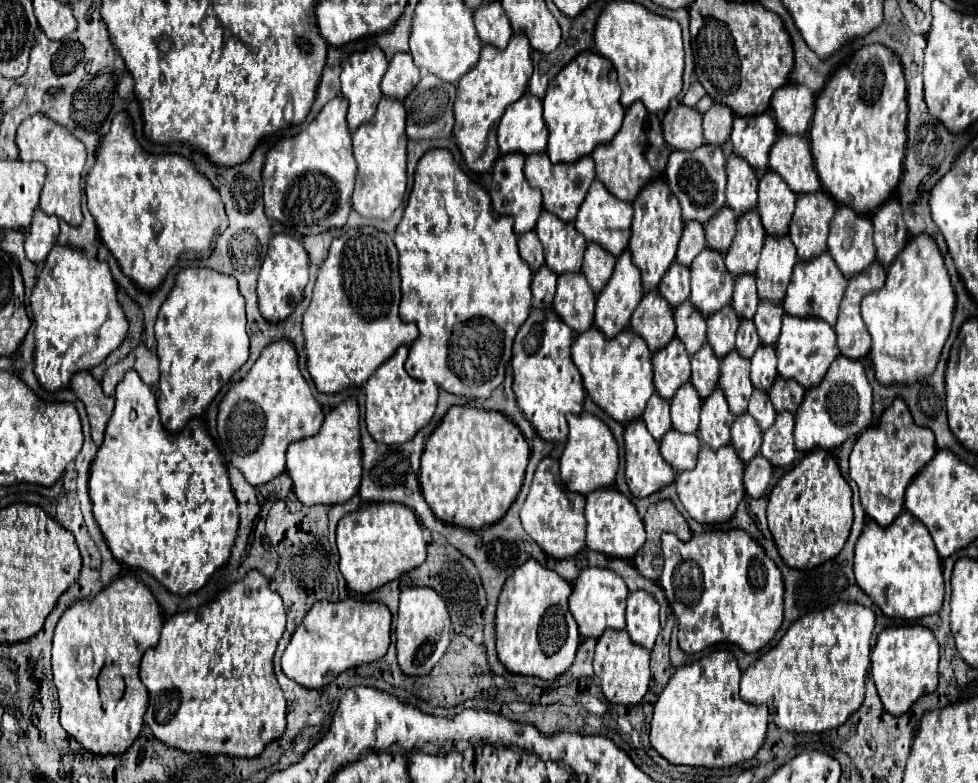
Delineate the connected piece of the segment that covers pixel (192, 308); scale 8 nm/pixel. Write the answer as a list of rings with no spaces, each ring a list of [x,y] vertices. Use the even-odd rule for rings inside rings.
[[[186,267],[178,273],[174,289],[160,307],[156,319],[156,343],[160,359],[160,383],[158,383],[158,411],[162,425],[170,433],[184,429],[186,421],[204,413],[208,403],[216,397],[222,385],[236,373],[248,359],[248,333],[244,297],[238,291],[238,281],[230,275],[222,275],[214,269]]]

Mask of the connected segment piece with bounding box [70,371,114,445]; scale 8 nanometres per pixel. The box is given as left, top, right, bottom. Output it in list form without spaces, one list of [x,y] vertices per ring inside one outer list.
[[[90,371],[76,373],[70,385],[74,393],[78,395],[78,399],[86,405],[86,413],[88,413],[90,427],[92,427],[92,439],[96,441],[96,445],[100,445],[108,419],[114,411],[114,399],[102,393],[100,383],[90,375]]]

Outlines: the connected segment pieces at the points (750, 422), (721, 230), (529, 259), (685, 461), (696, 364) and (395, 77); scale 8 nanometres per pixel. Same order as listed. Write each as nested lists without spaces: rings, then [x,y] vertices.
[[[742,413],[736,417],[736,421],[732,425],[732,441],[730,443],[744,463],[748,463],[760,451],[762,431],[760,431],[758,423],[750,417],[750,413]]]
[[[730,207],[720,209],[720,213],[716,213],[712,221],[708,221],[704,231],[708,247],[716,249],[718,253],[726,253],[736,235],[736,213]]]
[[[528,231],[524,235],[518,237],[518,249],[522,259],[528,263],[528,267],[532,271],[540,269],[540,265],[544,265],[544,253],[542,253],[542,243],[536,237],[534,231]]]
[[[670,429],[660,441],[660,453],[674,471],[686,471],[696,465],[696,457],[700,451],[700,441],[696,435],[686,435],[676,429]]]
[[[708,343],[702,345],[700,351],[696,355],[692,355],[690,361],[692,361],[690,381],[696,387],[696,391],[700,393],[700,397],[706,399],[714,391],[714,387],[718,385],[718,375],[720,375],[718,365],[720,365],[720,361],[718,361],[718,357],[714,355],[714,351]]]
[[[396,53],[388,65],[386,75],[382,77],[380,87],[386,97],[404,101],[418,81],[420,81],[420,71],[414,67],[410,53]]]

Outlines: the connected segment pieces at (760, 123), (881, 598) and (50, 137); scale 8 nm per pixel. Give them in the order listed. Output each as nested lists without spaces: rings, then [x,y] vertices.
[[[770,111],[752,117],[736,117],[732,127],[732,149],[754,169],[768,167],[768,149],[776,141],[778,127]]]
[[[906,509],[888,527],[880,527],[872,519],[866,523],[856,543],[854,575],[860,589],[872,597],[886,617],[920,619],[936,613],[944,601],[942,559],[928,529]]]
[[[32,115],[24,119],[16,133],[16,145],[20,149],[22,161],[40,161],[46,165],[46,183],[40,197],[40,209],[48,215],[56,215],[70,225],[82,223],[80,213],[80,177],[86,163],[86,149],[84,145],[68,133],[62,125],[56,125],[46,115]]]

